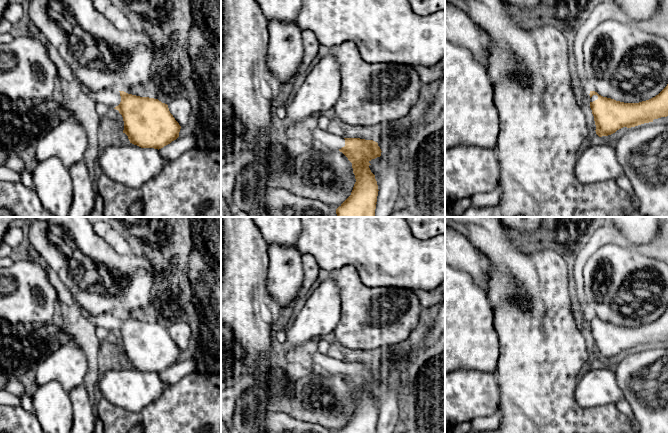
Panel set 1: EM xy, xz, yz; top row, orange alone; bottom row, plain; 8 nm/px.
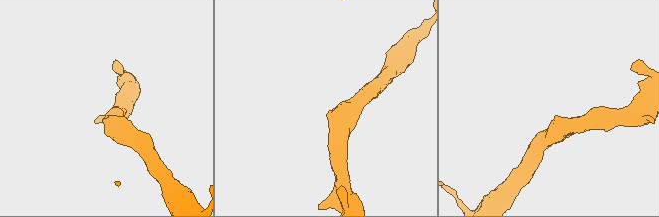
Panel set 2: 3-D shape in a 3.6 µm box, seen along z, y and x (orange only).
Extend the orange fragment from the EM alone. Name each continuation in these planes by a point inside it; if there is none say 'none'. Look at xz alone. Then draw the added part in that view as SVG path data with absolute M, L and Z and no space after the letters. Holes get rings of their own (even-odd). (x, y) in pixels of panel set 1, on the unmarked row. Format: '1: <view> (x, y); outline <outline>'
1: xz (324, 362); outline M316 352L313 356L313 361L319 369L331 374L339 374L345 370L345 363L343 360L337 360L327 354Z

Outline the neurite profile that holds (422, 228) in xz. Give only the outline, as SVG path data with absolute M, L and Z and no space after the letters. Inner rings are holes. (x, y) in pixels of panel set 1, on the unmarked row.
M403 217L413 235L418 239L430 239L445 234L445 217Z

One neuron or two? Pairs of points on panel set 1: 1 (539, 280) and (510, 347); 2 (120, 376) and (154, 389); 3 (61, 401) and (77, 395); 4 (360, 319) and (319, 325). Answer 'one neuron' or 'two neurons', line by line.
1: one neuron
2: one neuron
3: two neurons
4: two neurons

